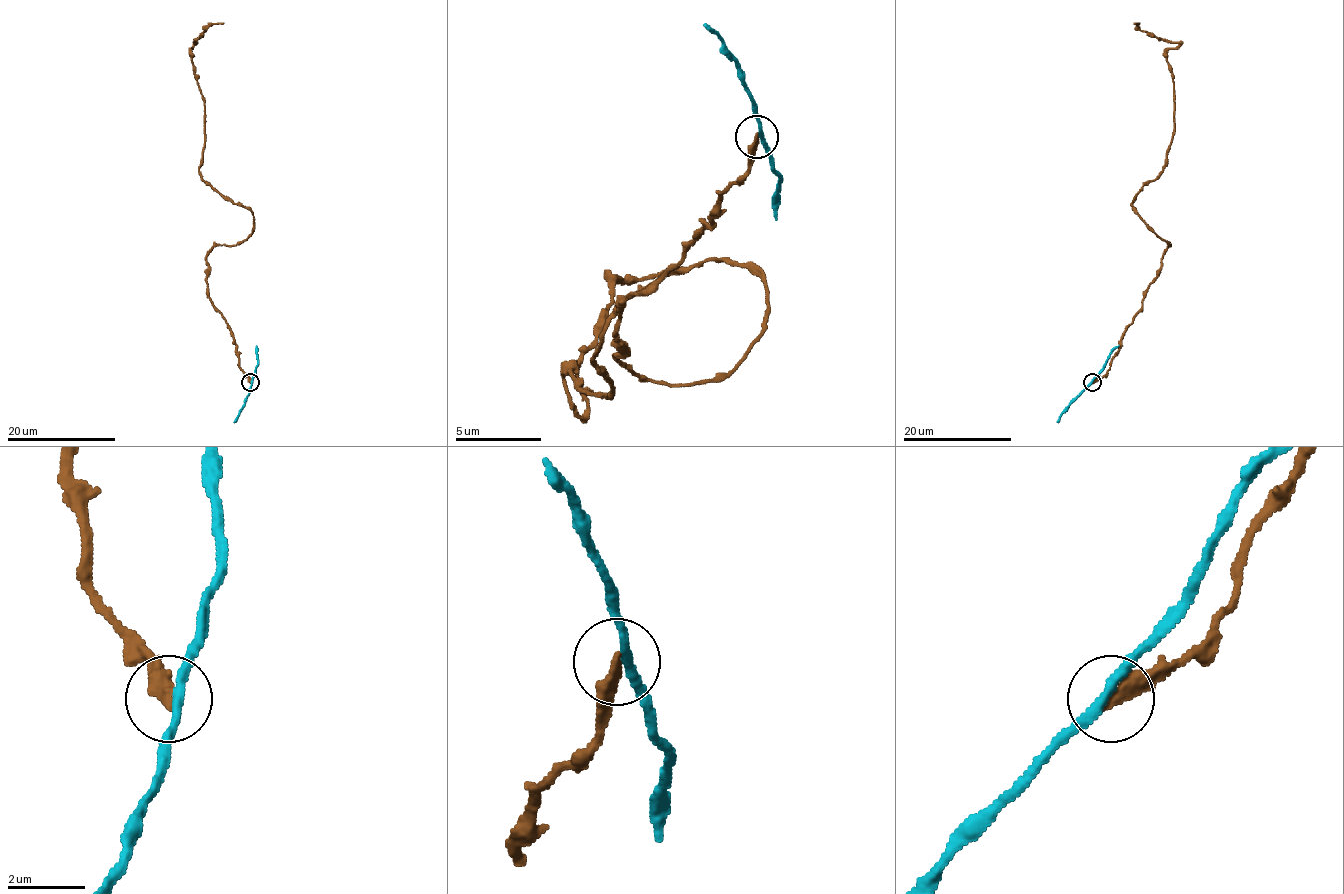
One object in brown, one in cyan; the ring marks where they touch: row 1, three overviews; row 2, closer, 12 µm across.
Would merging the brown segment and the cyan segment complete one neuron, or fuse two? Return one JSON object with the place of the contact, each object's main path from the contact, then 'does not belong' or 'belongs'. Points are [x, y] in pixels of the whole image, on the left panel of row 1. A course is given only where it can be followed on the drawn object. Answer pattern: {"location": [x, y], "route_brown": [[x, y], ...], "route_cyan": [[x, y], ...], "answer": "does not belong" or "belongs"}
{"location": [250, 382], "route_brown": [[250, 382], [209, 297], [207, 258], [239, 244], [254, 216], [198, 170], [204, 97], [190, 48], [223, 22]], "route_cyan": [[251, 381], [246, 401], [234, 423]], "answer": "does not belong"}

